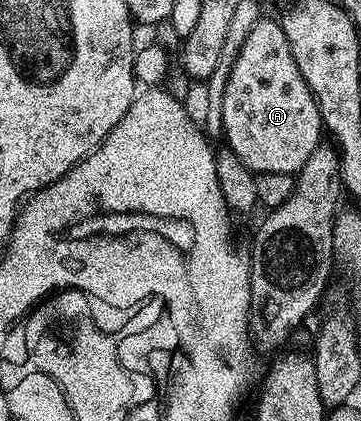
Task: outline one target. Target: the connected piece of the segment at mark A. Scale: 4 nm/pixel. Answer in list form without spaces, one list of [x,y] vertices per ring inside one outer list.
[[[261,19],[256,22],[254,29],[247,36],[245,43],[241,47],[241,51],[238,53],[237,59],[233,63],[233,70],[230,71],[229,79],[225,83],[225,89],[221,99],[221,123],[223,125],[222,137],[226,142],[227,148],[232,149],[234,155],[238,155],[238,159],[242,159],[242,163],[246,163],[246,167],[257,175],[262,173],[291,173],[295,175],[299,173],[300,168],[306,163],[306,159],[310,159],[312,152],[322,144],[324,124],[320,118],[316,96],[310,91],[306,79],[302,79],[302,71],[298,71],[298,63],[294,63],[294,55],[290,51],[290,43],[284,34],[284,26],[279,20],[267,21],[267,19]]]

